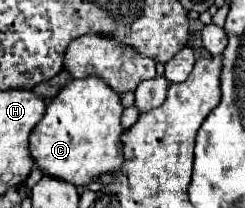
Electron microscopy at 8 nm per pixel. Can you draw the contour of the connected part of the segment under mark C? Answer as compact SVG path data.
M99 76L71 80L51 100L43 120L31 132L31 156L47 174L85 186L103 172L117 170L123 162L123 104L119 94Z

